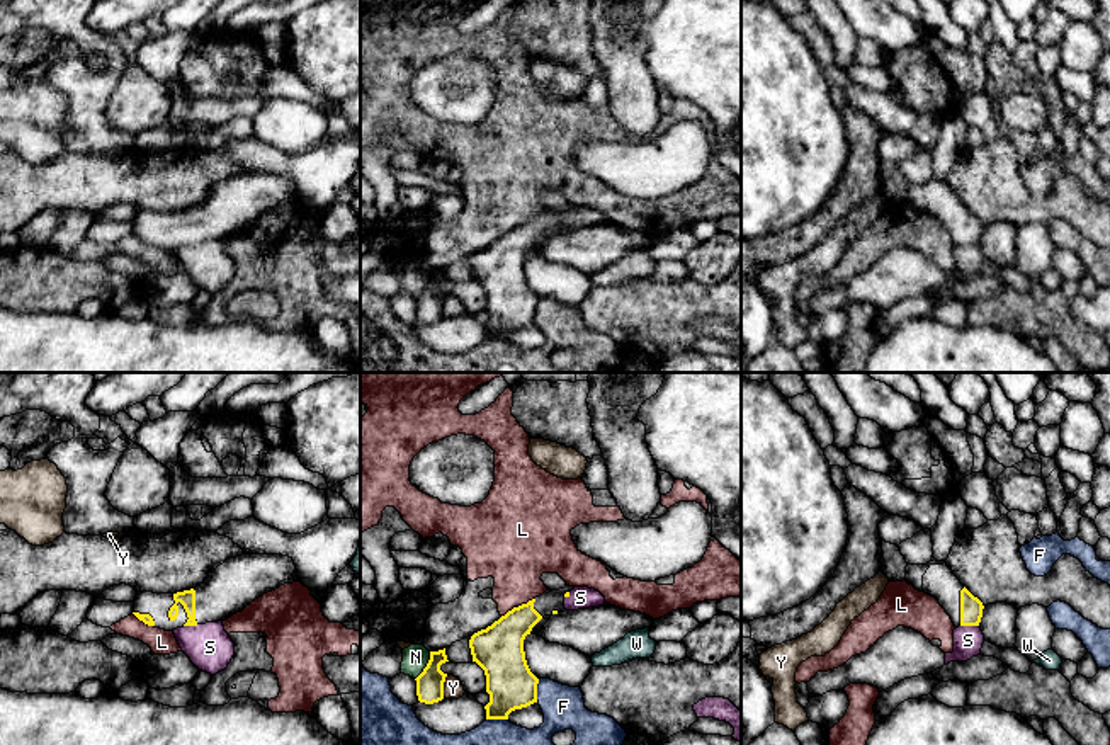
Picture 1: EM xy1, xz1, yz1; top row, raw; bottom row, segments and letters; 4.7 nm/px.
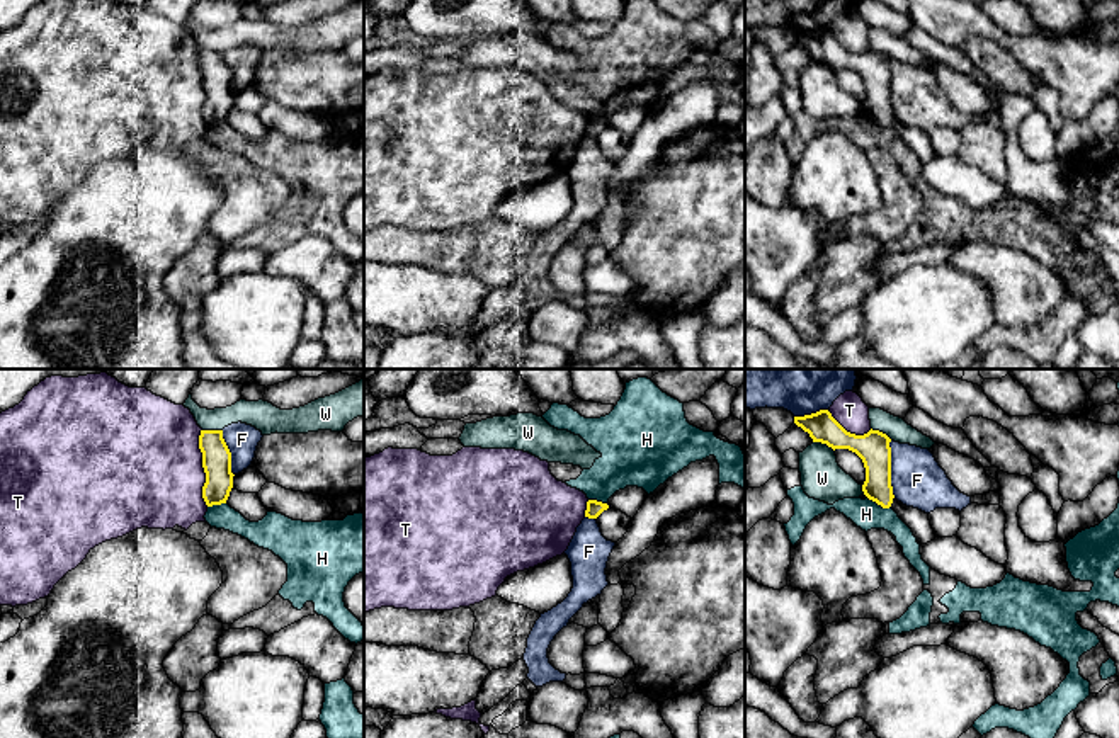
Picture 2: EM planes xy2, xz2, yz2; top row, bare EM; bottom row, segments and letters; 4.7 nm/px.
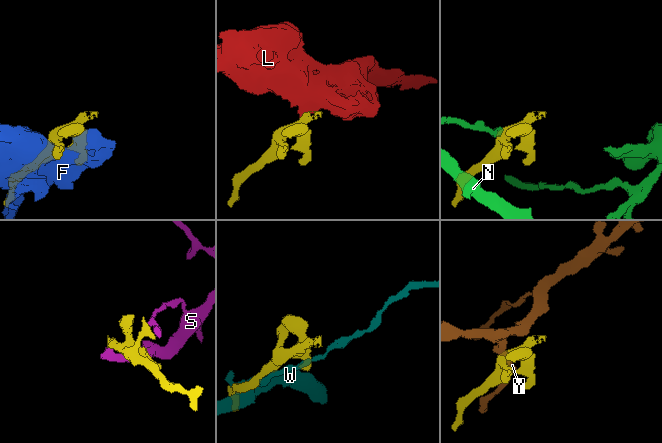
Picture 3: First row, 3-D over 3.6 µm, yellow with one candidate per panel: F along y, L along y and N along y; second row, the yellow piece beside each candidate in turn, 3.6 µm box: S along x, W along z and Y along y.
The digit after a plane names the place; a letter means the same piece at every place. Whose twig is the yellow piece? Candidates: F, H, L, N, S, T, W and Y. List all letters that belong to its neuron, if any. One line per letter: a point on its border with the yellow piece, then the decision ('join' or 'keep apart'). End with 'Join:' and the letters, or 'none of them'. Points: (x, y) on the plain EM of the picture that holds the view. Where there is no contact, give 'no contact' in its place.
F: yz2 (890, 89) | keep apart
H: yz2 (880, 123) | keep apart
L: xz1 (519, 225) | keep apart
N: xz1 (427, 284) | keep apart
S: yz1 (969, 244) | keep apart
T: xy2 (203, 85) | keep apart
W: yz2 (823, 62) | keep apart
Y: xz1 (442, 305) | keep apart
Join: none of them

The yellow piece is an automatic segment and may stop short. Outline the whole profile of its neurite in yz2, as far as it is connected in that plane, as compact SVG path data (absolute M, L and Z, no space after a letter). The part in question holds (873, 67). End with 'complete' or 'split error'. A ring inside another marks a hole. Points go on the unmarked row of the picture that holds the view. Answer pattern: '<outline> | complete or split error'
M828 29L794 36L794 43L808 51L813 61L826 63L833 70L849 68L855 71L866 87L864 114L883 128L891 126L895 117L891 105L891 58L886 53L872 48L864 54L850 53Z | complete

